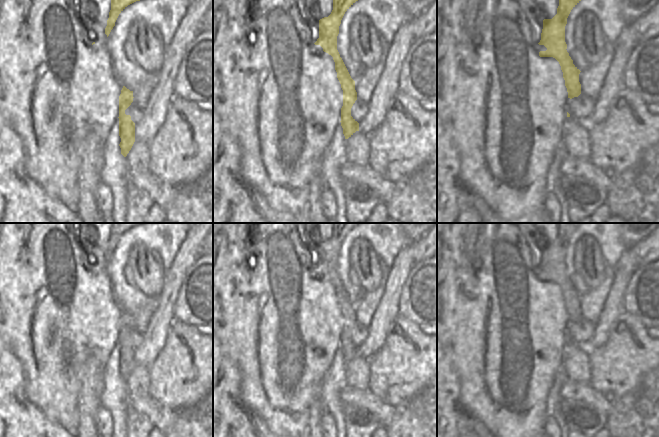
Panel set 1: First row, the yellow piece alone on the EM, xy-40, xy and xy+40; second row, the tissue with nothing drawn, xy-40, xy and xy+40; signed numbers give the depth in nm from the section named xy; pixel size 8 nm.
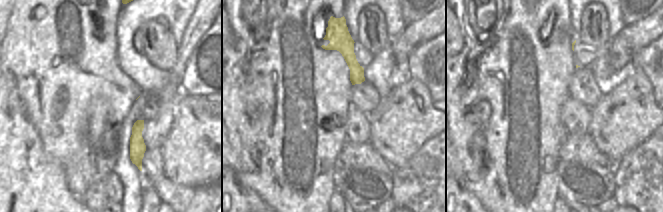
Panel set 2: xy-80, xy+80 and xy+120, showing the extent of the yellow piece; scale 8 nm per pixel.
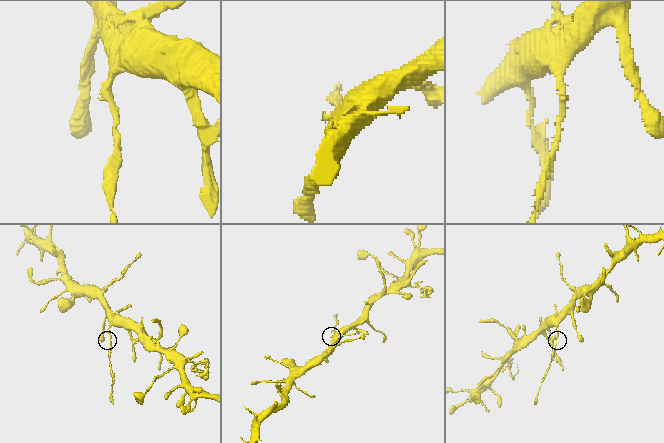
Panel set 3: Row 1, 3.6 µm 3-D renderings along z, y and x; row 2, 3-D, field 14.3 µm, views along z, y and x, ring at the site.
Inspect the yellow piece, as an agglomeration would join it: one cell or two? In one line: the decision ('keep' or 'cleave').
cleave

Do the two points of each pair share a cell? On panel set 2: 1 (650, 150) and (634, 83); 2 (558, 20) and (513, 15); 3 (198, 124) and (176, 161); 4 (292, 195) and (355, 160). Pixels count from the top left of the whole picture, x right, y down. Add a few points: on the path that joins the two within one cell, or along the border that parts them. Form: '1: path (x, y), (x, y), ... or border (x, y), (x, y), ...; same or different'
1: border (652, 133), (628, 152); different
2: path (558, 36), (548, 47), (544, 47), (528, 31); same
3: path (198, 133), (198, 139), (185, 152); same
4: border (346, 139), (337, 157); different

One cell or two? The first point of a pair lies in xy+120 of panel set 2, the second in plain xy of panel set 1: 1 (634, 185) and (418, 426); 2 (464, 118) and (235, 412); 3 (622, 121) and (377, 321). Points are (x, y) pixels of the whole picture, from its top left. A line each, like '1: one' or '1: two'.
1: one
2: two
3: two

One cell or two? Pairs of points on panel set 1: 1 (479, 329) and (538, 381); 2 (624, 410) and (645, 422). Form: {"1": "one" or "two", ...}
{"1": "one", "2": "one"}

